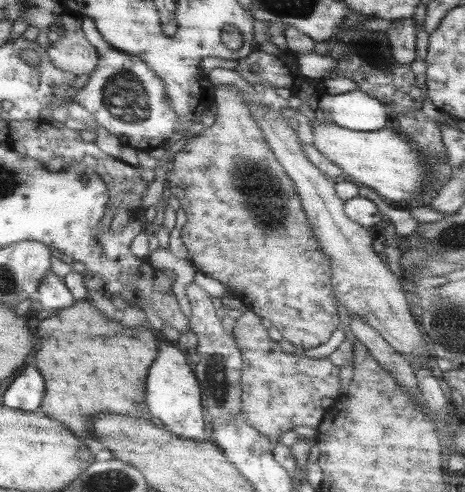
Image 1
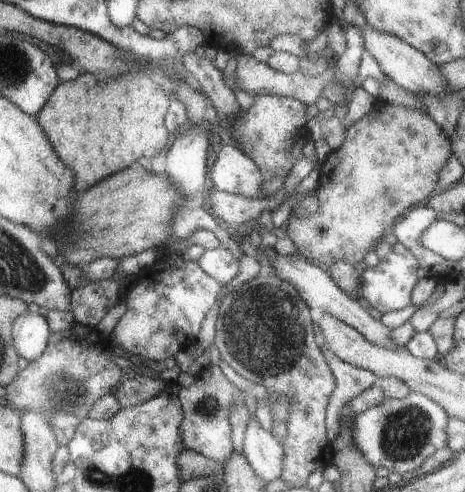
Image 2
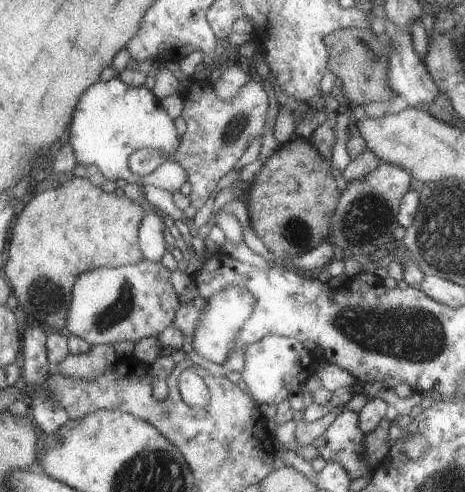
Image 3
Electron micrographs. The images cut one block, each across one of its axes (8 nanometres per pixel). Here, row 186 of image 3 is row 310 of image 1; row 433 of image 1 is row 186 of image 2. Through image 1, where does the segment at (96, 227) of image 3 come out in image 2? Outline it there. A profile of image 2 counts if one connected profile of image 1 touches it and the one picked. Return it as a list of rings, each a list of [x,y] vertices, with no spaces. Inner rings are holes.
[[[81,74],[71,82],[63,82],[49,98],[49,104],[39,114],[37,122],[61,162],[75,172],[75,190],[85,190],[103,178],[115,176],[141,158],[153,160],[163,150],[169,150],[169,130],[165,116],[175,96],[153,80],[153,74],[127,74],[115,82],[97,84],[91,74]]]

